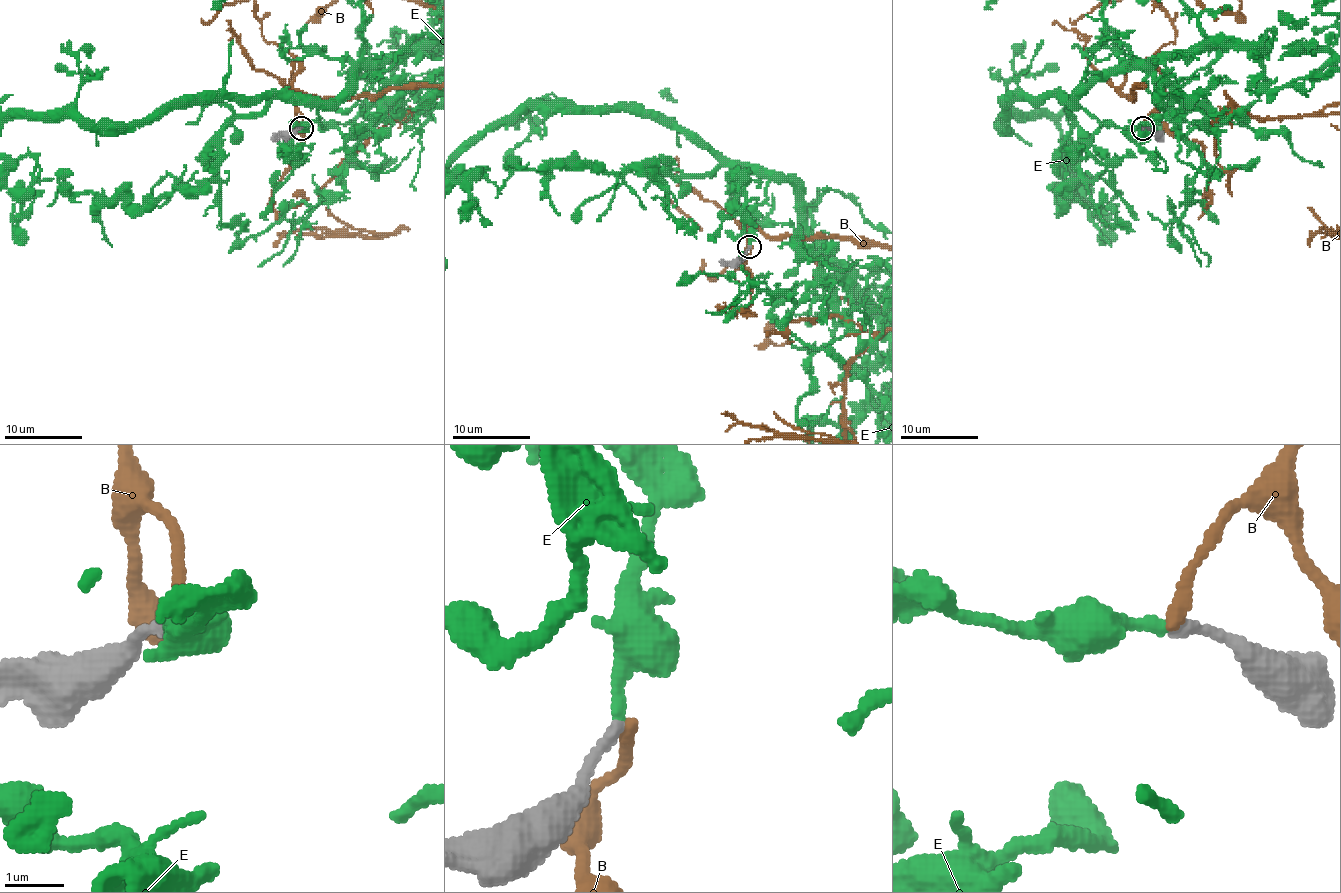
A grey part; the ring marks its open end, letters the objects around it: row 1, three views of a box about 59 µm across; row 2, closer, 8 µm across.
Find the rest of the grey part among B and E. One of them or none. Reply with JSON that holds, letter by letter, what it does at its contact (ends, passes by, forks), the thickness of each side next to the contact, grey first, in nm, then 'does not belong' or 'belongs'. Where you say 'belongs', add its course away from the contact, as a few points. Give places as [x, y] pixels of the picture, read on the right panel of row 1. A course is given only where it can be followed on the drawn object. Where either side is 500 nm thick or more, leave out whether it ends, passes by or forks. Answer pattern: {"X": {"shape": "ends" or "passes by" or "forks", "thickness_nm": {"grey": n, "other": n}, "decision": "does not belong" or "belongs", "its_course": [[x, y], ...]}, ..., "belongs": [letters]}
{"B": {"shape": "ends", "thickness_nm": {"grey": 190, "other": 240}, "decision": "does not belong"}, "E": {"shape": "ends", "thickness_nm": {"grey": 200, "other": 220}, "decision": "belongs"}, "belongs": ["E"]}

